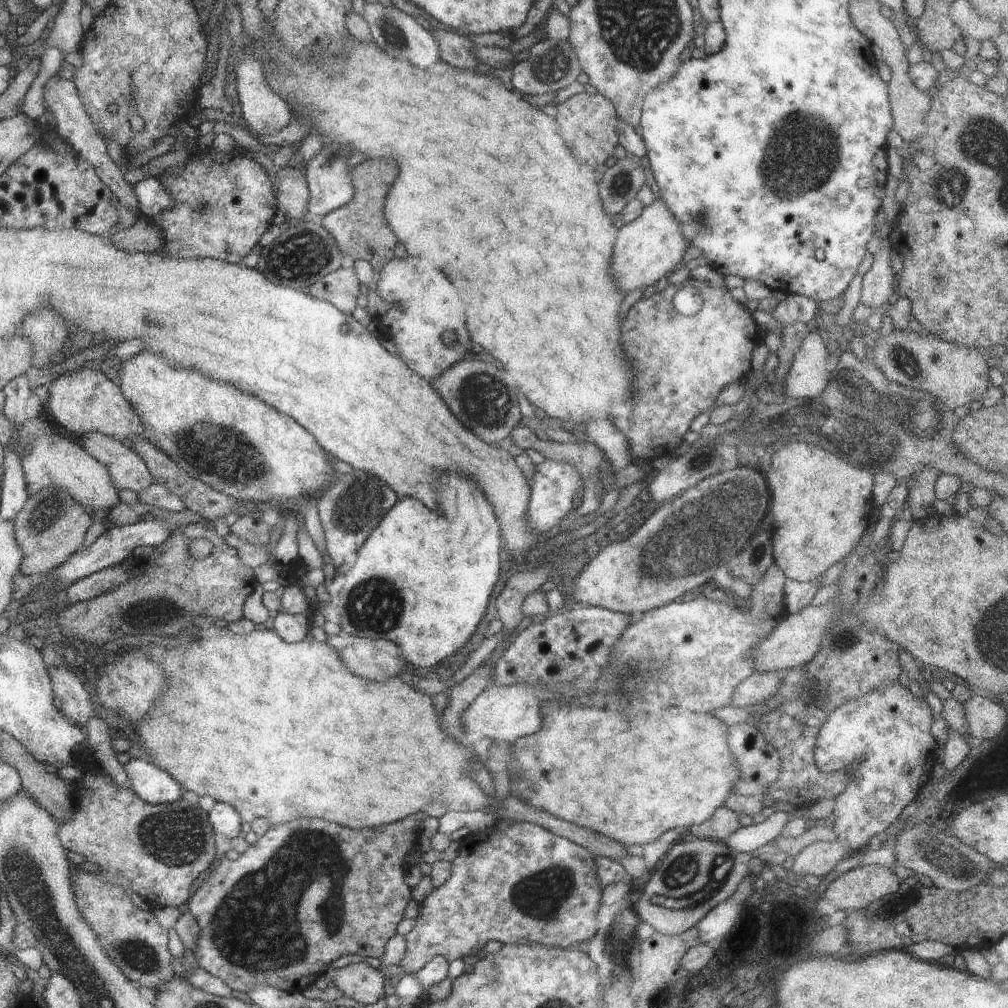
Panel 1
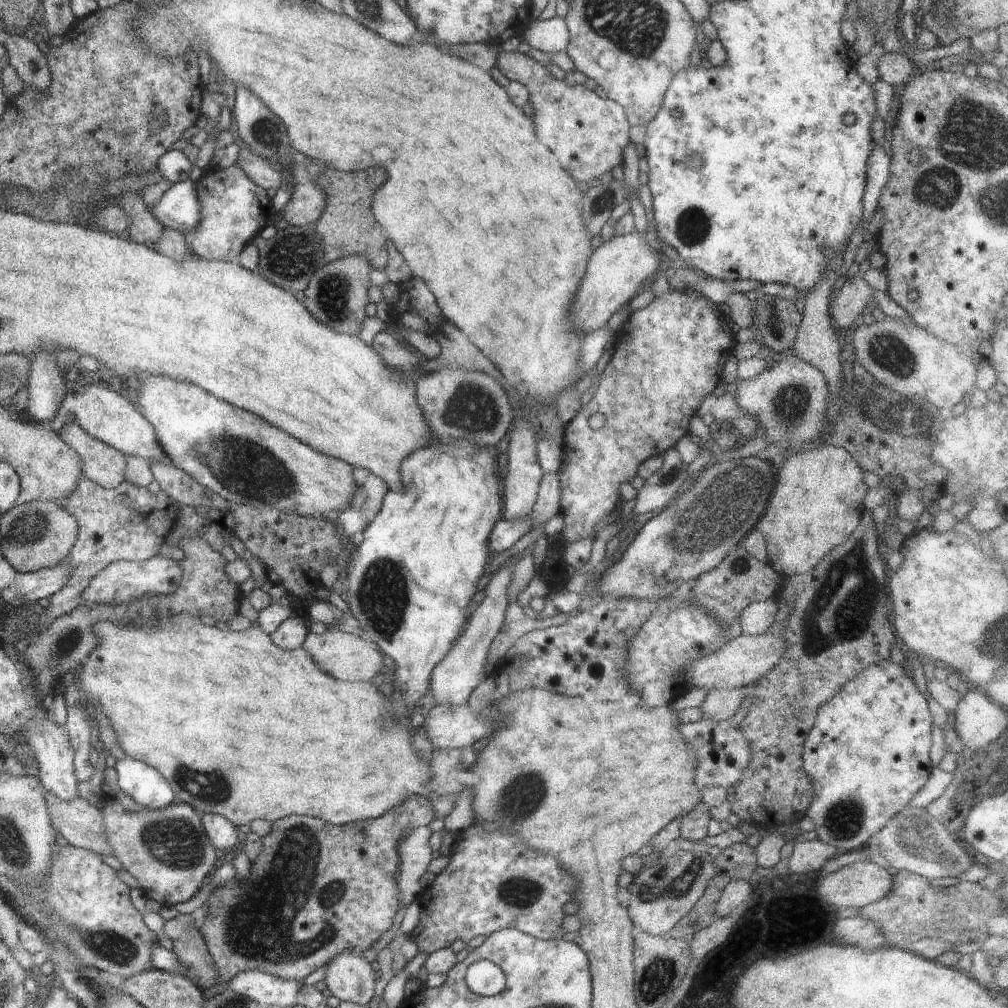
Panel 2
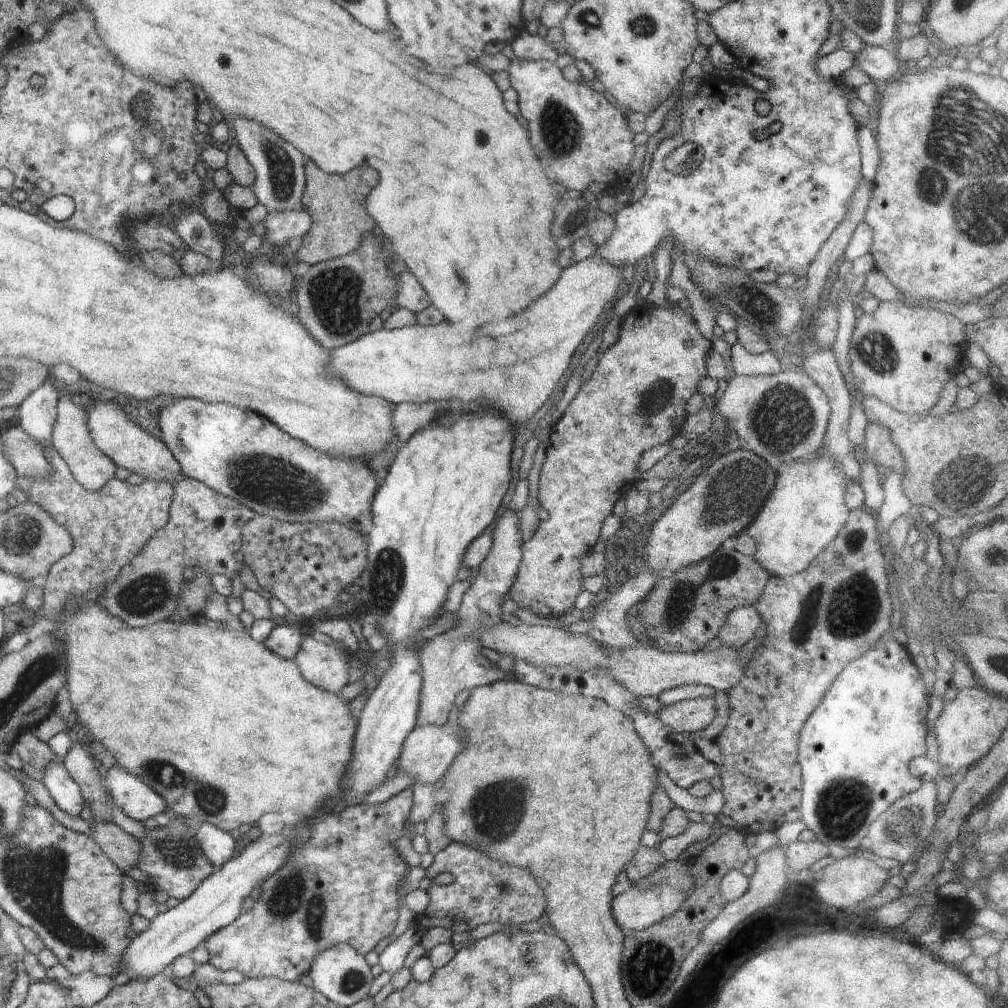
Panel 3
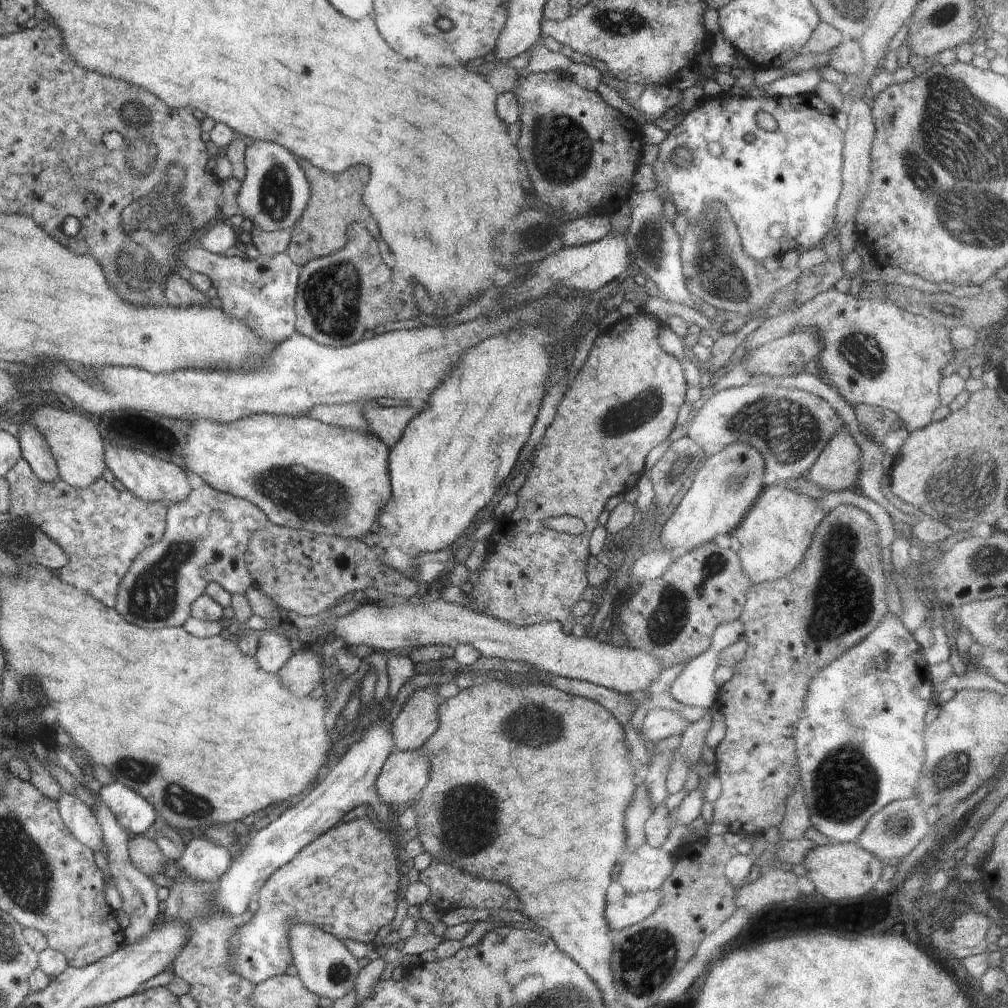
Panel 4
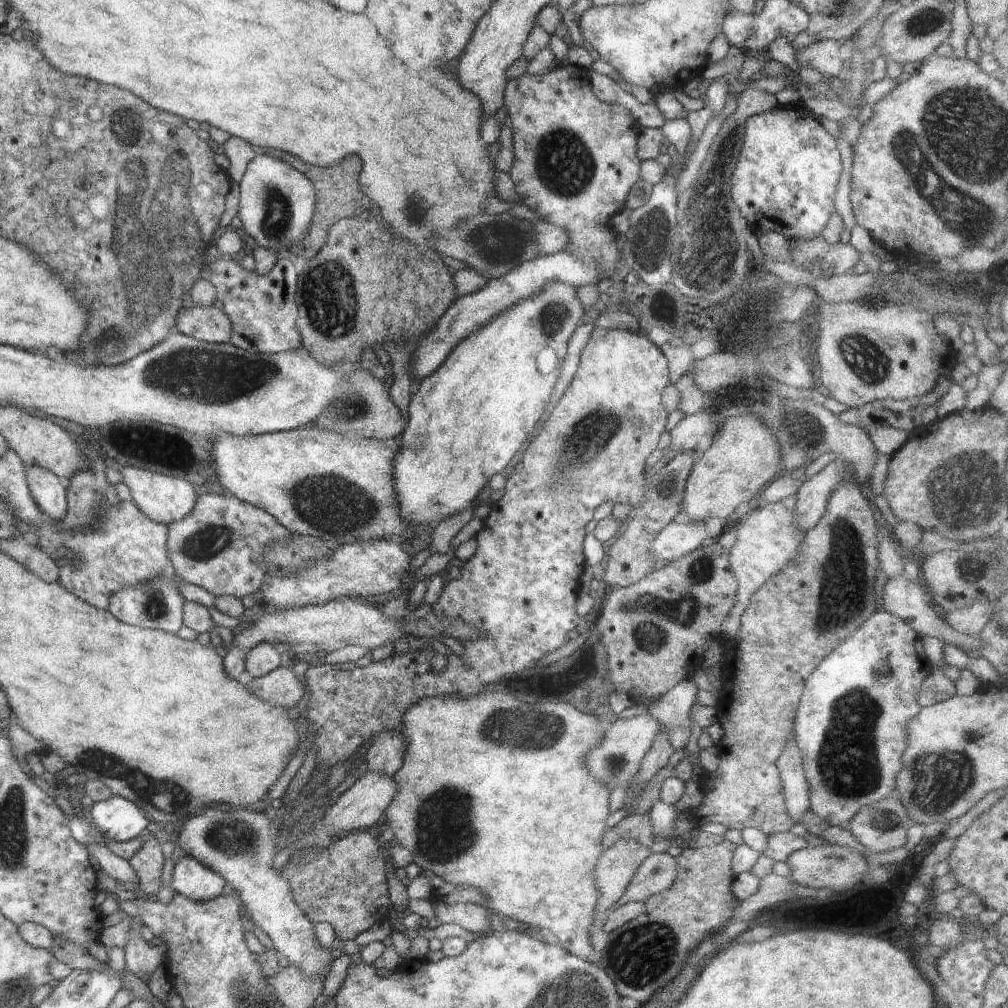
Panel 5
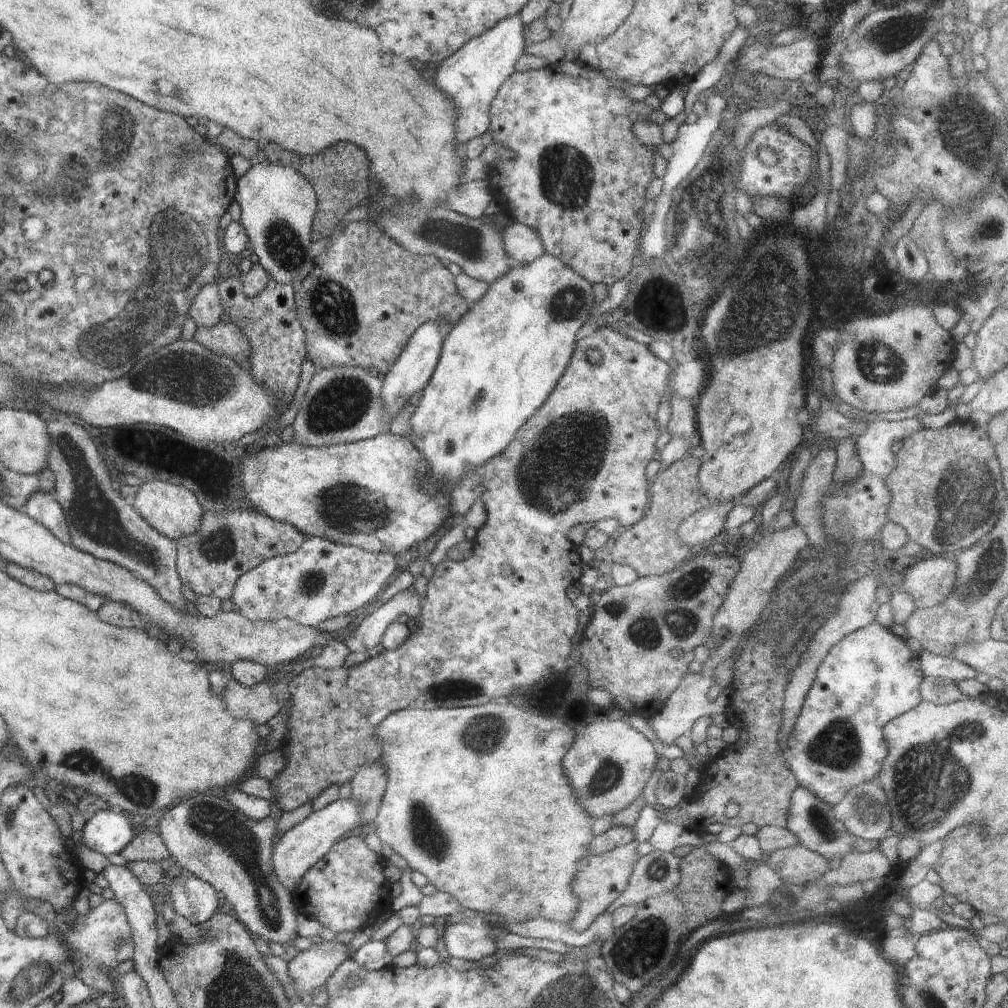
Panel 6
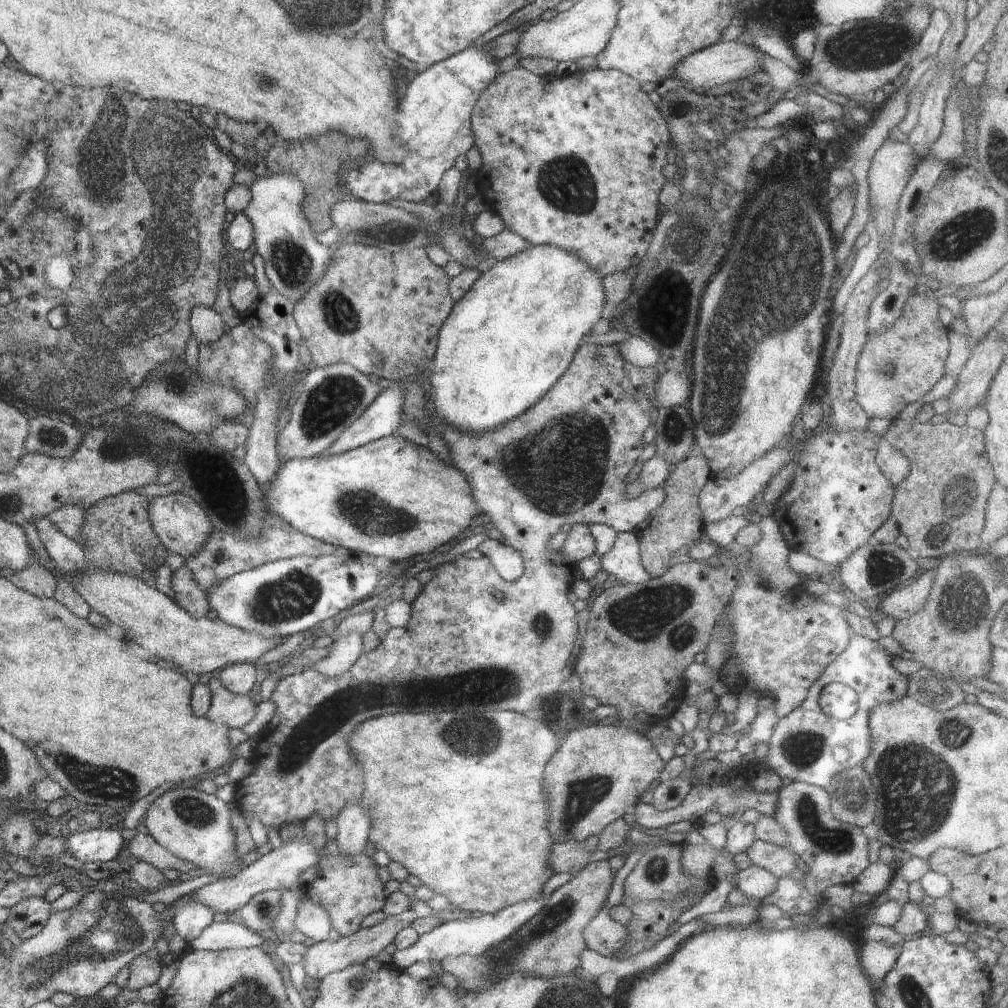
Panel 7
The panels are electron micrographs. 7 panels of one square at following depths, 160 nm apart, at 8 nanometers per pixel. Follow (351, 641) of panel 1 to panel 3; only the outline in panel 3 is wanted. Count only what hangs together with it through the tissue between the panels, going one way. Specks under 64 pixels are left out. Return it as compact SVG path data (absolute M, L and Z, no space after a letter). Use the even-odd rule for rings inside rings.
M303 635L294 660L307 683L338 693L347 684L348 668L356 659L334 642L324 644L312 636Z

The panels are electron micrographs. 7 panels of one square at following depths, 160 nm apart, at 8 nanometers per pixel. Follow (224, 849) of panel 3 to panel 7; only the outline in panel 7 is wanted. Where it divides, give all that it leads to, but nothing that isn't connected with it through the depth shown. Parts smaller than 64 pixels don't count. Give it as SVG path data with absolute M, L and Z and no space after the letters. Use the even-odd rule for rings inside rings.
M178 899L173 905L176 906L173 919L174 928L186 943L196 940L200 932L213 922L215 913L200 902L192 902L192 900L180 902Z

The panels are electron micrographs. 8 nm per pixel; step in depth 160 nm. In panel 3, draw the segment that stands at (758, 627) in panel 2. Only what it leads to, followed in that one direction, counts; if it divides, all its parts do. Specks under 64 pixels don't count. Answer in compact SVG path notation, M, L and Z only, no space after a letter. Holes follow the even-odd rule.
M753 606L738 607L728 613L717 636L722 646L738 651L754 636L761 622L762 617Z

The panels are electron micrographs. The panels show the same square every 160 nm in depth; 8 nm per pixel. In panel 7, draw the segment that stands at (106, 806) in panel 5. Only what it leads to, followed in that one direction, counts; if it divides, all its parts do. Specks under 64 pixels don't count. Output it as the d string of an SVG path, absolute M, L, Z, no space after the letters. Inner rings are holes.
M84 829L69 835L66 845L78 860L84 863L108 862L116 858L124 842L116 830Z

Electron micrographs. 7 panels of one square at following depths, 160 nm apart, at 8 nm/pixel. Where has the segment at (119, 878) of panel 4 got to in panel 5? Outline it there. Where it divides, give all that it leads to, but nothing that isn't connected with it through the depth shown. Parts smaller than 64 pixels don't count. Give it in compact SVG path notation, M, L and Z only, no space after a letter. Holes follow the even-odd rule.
M131 918L133 927L129 933L128 945L124 948L126 953L126 972L132 972L139 979L152 977L157 967L166 957L166 947L154 943L148 937L142 937L139 927L143 922Z

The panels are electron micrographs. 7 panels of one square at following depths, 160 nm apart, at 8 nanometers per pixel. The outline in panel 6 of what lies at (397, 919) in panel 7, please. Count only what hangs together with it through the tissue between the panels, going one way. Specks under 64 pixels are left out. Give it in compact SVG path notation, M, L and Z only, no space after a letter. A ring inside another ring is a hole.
M320 941L288 962L288 971L296 994L315 993L336 972L338 966L349 959L348 948L339 942Z

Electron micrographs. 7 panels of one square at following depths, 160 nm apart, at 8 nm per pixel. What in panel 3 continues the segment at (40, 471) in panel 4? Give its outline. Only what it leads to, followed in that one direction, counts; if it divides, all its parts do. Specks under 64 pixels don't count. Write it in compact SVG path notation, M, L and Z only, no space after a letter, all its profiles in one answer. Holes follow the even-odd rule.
M45 382L33 390L19 405L19 426L40 445L51 444L51 434L57 417L57 389Z

